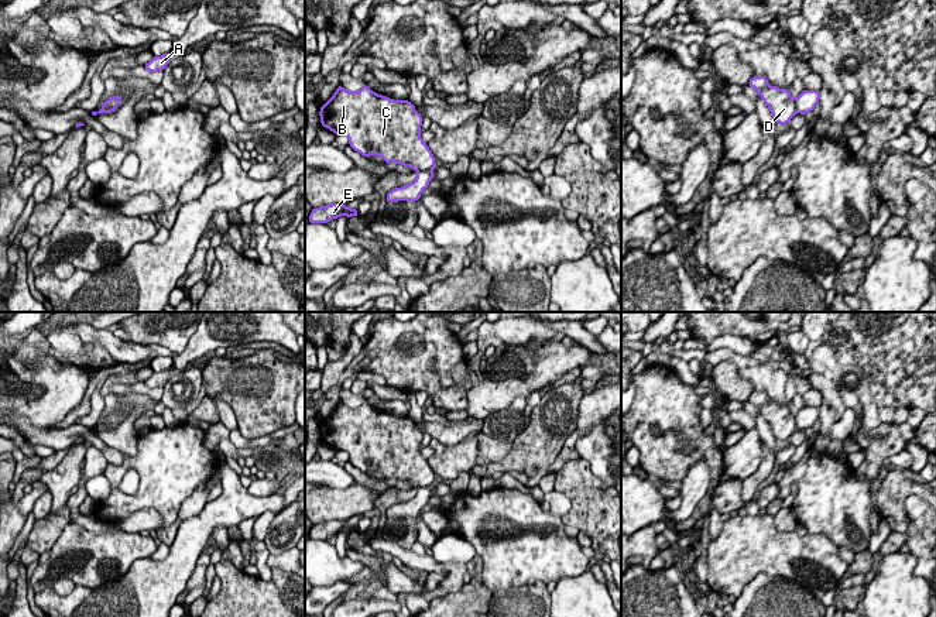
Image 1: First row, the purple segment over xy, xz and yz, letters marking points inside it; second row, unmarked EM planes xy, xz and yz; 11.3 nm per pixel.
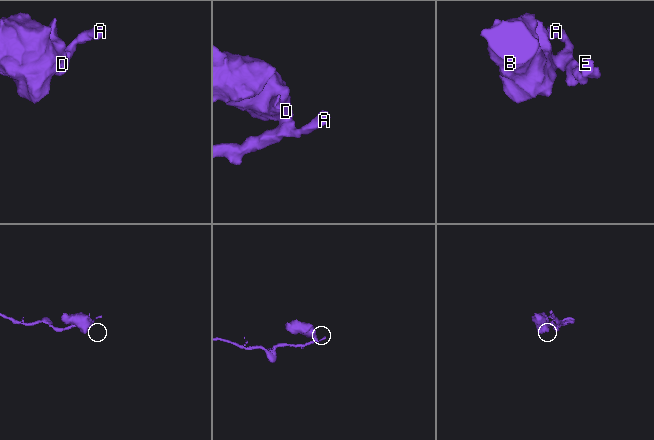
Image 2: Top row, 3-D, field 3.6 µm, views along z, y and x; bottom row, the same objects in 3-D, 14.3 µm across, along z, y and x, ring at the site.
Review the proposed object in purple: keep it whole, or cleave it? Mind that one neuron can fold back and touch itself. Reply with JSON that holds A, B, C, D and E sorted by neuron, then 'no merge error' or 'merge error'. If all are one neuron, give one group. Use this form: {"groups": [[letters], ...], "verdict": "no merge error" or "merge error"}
{"groups": [["A", "E"], ["B", "C", "D"]], "verdict": "merge error"}

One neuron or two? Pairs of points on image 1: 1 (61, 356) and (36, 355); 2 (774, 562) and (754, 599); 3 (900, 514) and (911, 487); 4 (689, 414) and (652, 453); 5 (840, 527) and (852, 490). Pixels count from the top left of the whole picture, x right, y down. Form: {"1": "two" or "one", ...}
{"1": "one", "2": "two", "3": "one", "4": "one", "5": "one"}

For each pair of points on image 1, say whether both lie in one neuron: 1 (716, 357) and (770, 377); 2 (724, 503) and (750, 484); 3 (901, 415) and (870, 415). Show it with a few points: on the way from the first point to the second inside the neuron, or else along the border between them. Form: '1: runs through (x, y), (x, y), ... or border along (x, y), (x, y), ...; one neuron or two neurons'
1: runs through (729, 357), (748, 364), (757, 373); one neuron
2: border along (741, 480), (741, 497), (744, 500); two neurons
3: border along (908, 407), (898, 407), (892, 422); two neurons

